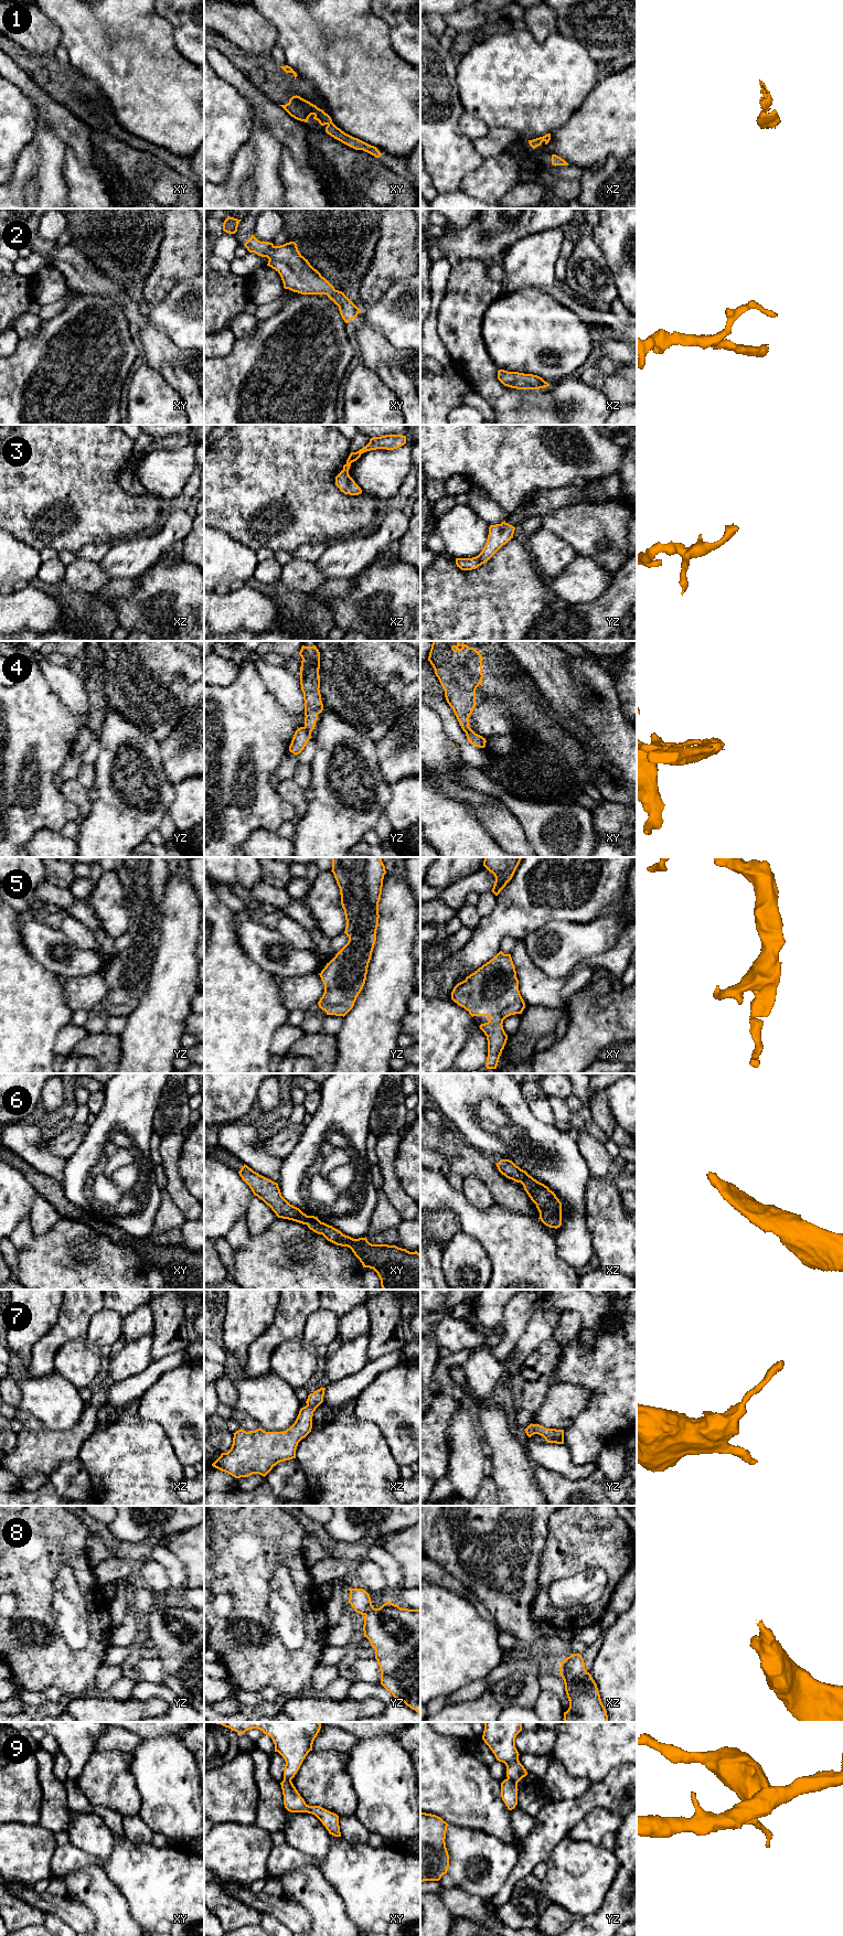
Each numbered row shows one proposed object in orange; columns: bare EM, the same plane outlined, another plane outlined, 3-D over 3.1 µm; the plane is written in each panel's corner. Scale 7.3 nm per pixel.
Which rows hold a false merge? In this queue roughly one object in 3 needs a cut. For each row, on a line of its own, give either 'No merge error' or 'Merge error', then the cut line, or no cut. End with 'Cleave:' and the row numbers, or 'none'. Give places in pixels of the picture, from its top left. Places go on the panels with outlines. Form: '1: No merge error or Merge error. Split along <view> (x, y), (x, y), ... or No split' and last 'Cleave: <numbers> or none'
1: No merge error. No split
2: No merge error. No split
3: No merge error. No split
4: Merge error. Split along xy (472, 730), (466, 733)
5: No merge error. No split
6: No merge error. No split
7: No merge error. No split
8: No merge error. No split
9: Merge error. Split along yz (508, 1777), (516, 1783)
Cleave: 4, 9

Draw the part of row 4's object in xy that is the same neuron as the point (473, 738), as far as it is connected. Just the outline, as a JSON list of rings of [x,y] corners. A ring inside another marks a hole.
[[[468,731],[466,732],[467,739],[468,741],[479,748],[484,748],[485,747],[485,738],[483,738],[482,736],[476,734],[474,731]]]

